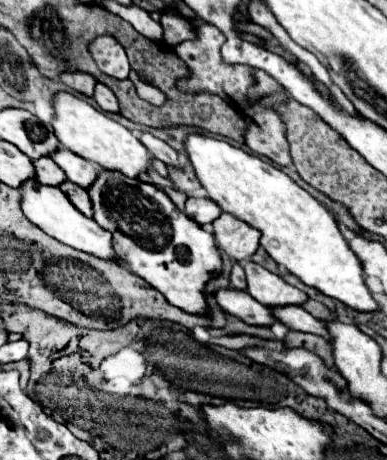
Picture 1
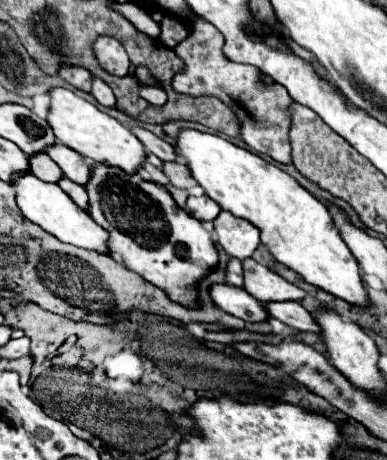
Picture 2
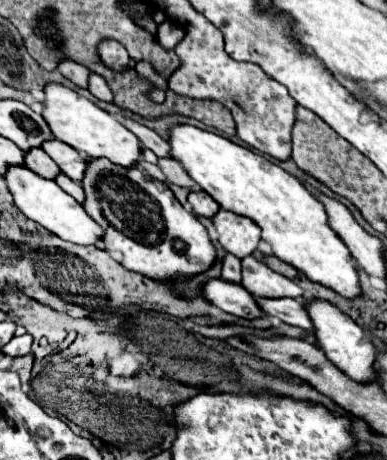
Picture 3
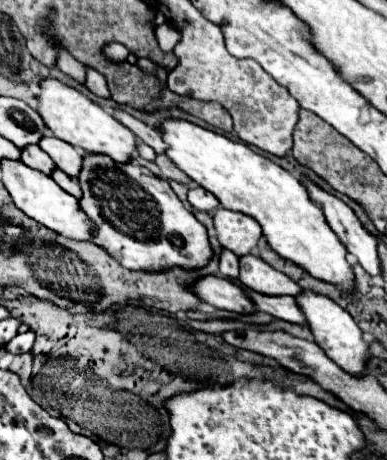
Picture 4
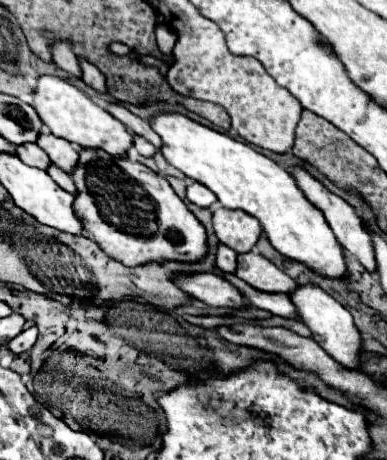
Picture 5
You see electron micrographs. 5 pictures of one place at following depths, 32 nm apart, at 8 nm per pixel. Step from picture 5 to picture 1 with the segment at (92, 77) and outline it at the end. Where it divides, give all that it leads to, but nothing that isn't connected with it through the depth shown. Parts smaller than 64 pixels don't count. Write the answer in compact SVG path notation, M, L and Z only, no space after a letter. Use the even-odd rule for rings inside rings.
M96 82L96 86L94 86L94 100L98 102L98 106L102 110L118 112L118 100L116 100L114 92L108 86L104 86L102 82Z

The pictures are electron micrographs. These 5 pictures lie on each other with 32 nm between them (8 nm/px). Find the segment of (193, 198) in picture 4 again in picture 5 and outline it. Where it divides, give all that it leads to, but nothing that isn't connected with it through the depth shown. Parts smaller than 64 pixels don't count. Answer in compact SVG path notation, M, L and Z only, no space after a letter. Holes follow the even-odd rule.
M194 180L188 184L186 198L188 198L192 204L200 206L200 208L212 206L212 204L216 202L216 196L214 196L214 192L212 192L212 190L208 190L204 184L198 184L198 182L194 182Z

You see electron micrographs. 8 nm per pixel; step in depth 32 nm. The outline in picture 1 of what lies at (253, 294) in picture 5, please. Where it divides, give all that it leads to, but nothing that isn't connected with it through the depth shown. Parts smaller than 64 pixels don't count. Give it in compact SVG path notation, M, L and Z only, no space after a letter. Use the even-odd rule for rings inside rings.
M282 304L282 306L272 306L270 312L276 320L280 320L282 324L286 324L292 330L312 332L312 334L318 334L328 340L328 332L324 332L324 324L320 320L316 320L312 314L308 314L302 306Z

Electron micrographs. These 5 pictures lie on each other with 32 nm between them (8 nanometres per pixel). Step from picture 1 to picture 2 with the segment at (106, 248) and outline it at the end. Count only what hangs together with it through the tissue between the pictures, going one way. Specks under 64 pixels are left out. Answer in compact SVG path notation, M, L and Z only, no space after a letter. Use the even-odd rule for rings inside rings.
M22 172L22 174L14 174L10 186L16 192L16 204L22 210L22 214L42 226L46 232L50 232L52 236L56 236L62 242L80 246L80 248L88 248L88 250L96 250L96 252L108 252L106 248L106 240L108 240L108 232L104 232L102 226L98 226L82 208L76 206L76 202L64 194L64 190L54 184L54 182L44 182L40 178L36 178L32 172Z

